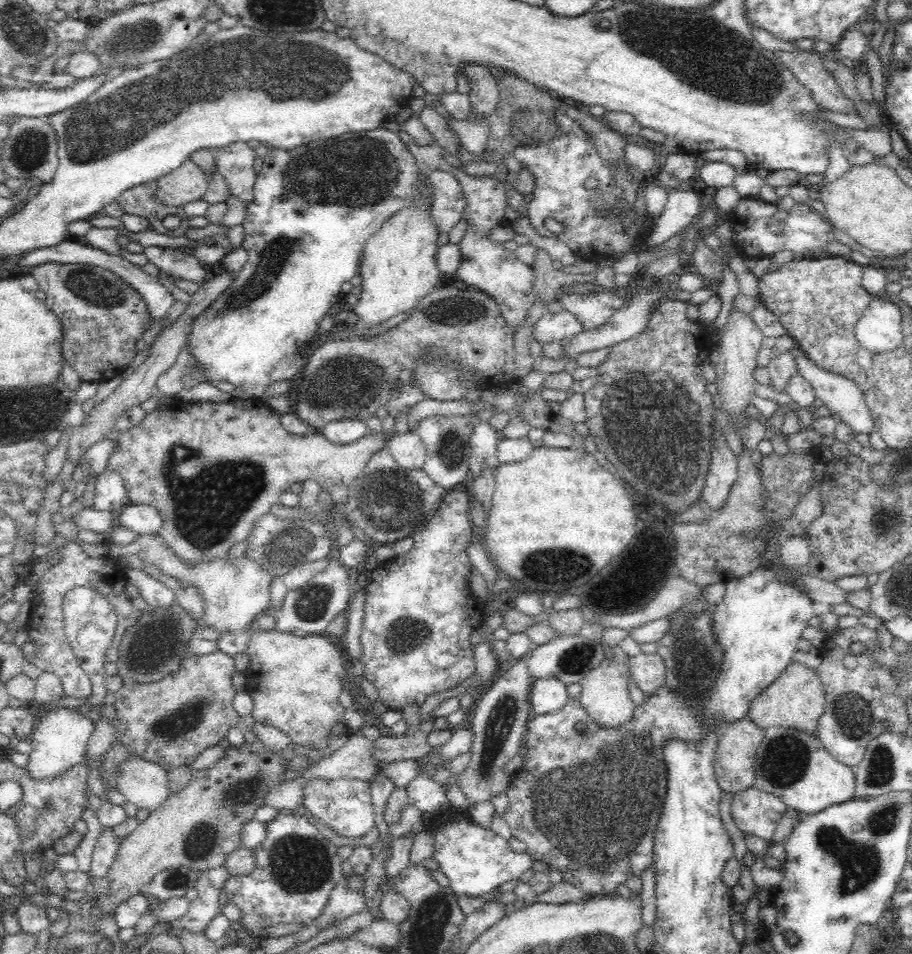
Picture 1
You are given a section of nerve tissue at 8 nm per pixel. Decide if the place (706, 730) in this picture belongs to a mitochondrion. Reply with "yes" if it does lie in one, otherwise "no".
no

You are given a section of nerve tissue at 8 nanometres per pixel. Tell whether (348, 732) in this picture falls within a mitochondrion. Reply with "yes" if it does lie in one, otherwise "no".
no

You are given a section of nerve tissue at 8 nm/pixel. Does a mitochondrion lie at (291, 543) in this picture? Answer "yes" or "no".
yes

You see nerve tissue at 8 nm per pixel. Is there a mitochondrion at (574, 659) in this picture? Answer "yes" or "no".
yes

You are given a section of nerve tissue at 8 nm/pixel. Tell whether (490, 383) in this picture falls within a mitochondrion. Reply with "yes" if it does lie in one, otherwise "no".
no

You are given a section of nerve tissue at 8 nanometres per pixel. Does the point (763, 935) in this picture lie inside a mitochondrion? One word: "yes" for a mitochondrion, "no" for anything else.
no

